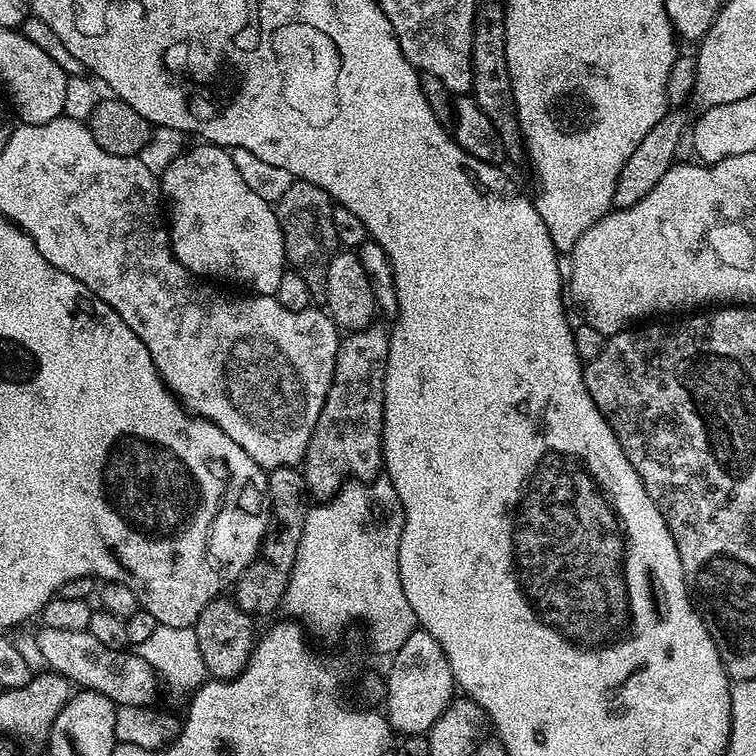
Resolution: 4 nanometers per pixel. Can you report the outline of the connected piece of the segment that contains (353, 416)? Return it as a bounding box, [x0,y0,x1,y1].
[302,322,390,502]

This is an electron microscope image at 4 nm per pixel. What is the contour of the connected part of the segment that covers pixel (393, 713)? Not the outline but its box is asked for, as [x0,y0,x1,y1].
[383,630,454,737]

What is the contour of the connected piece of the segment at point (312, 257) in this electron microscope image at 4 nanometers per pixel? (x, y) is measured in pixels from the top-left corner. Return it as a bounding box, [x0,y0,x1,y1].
[274,179,340,301]

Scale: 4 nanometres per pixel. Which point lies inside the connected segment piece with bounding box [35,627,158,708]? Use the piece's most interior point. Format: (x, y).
(124, 677)

